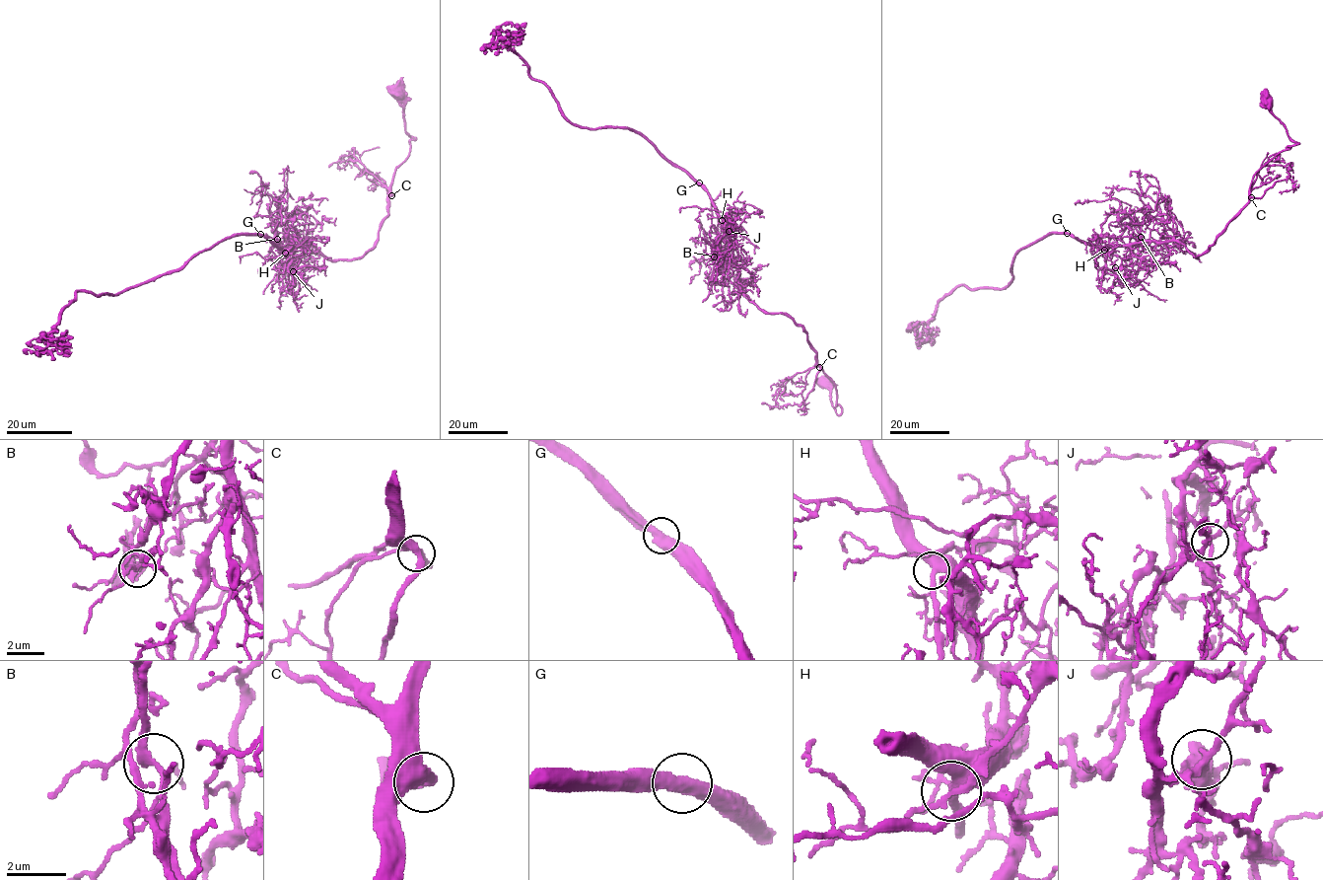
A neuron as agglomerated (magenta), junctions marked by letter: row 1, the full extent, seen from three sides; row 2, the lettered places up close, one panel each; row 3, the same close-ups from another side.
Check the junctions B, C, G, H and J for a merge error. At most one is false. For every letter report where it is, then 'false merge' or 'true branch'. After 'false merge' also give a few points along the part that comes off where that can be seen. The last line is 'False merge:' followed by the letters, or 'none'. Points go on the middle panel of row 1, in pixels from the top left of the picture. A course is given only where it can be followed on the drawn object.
B: at (714, 256); false merge; foreign part runs (714, 256), (709, 276), (710, 267), (704, 261), (704, 230), (700, 226), (700, 236), (694, 237)
C: at (819, 367); true branch
G: at (699, 183); true branch
H: at (722, 220); true branch
J: at (729, 231); true branch
False merge: B

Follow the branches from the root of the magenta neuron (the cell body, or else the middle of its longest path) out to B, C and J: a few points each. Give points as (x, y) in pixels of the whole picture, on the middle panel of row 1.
B: (825, 385), (839, 414), (835, 385), (806, 331), (741, 290), (724, 220), (714, 256)
C: (825, 385), (829, 390), (831, 405), (839, 414), (842, 408), (836, 403), (835, 385), (819, 367)
J: (825, 385), (839, 414), (835, 385), (806, 331), (741, 290), (725, 222), (729, 231)

